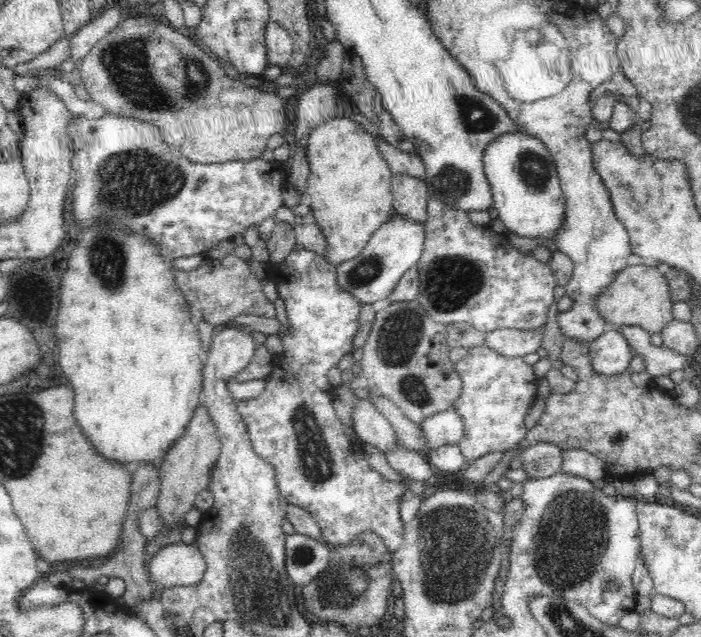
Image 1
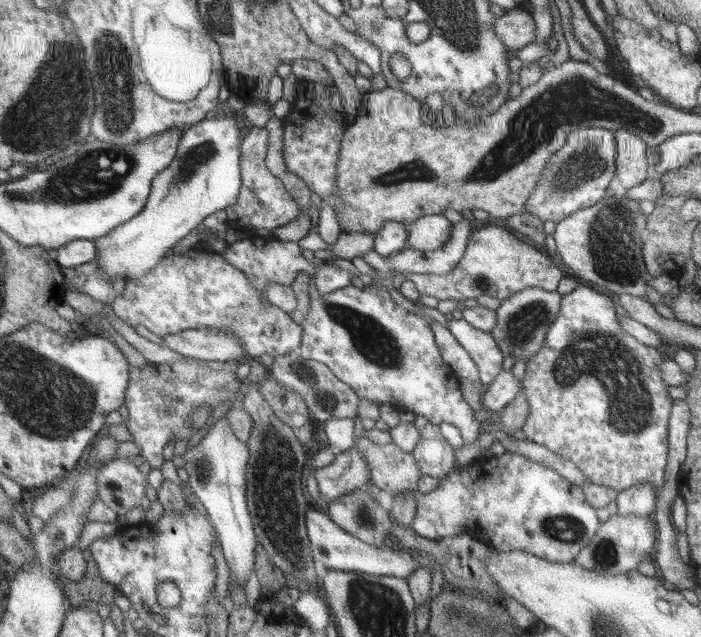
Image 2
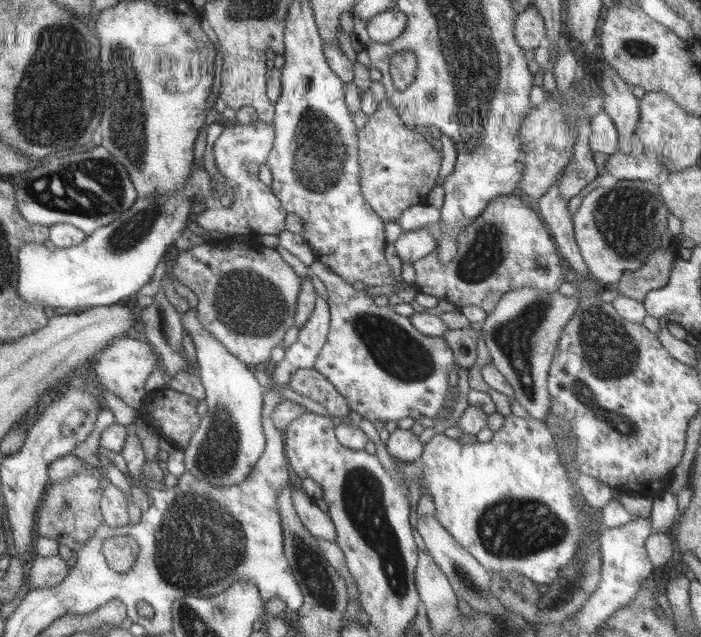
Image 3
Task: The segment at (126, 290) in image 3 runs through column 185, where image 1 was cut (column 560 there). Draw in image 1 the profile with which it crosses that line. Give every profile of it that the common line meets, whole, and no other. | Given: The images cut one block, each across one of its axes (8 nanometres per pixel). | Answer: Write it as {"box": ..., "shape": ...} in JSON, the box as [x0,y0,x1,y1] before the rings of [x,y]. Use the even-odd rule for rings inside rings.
{"box":[484,130,566,238],"shape":[[[524,130],[502,134],[484,150],[484,170],[494,196],[494,210],[514,232],[530,238],[552,238],[566,222],[566,196],[556,164],[542,140]]]}

